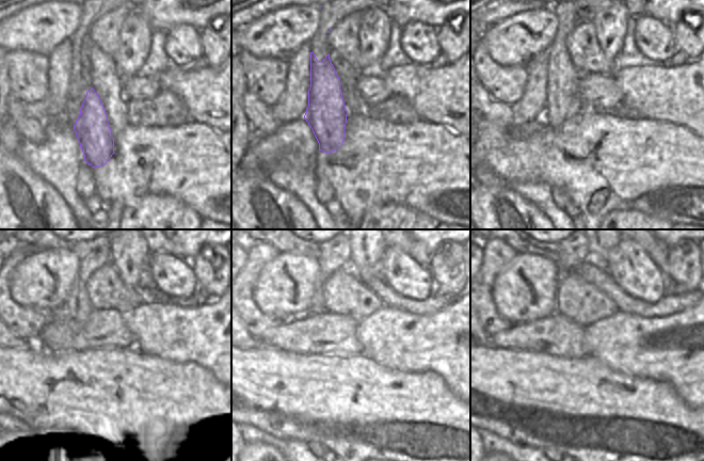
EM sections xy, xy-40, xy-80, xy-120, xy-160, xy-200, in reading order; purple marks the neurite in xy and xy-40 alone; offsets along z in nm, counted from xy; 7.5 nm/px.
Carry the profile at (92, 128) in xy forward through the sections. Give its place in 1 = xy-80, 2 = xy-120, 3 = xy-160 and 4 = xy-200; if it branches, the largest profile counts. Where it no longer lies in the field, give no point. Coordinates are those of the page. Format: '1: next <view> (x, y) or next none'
1: next xy-80 (564, 100)
2: next xy-120 (95, 253)
3: next xy-160 (335, 254)
4: next xy-200 (575, 251)

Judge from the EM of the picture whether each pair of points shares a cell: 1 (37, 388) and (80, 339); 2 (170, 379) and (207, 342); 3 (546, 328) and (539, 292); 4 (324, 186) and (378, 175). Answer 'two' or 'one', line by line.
1: two
2: two
3: two
4: two

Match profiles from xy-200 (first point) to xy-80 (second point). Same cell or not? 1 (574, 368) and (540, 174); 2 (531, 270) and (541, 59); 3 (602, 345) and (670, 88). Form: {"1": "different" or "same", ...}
{"1": "same", "2": "different", "3": "same"}

